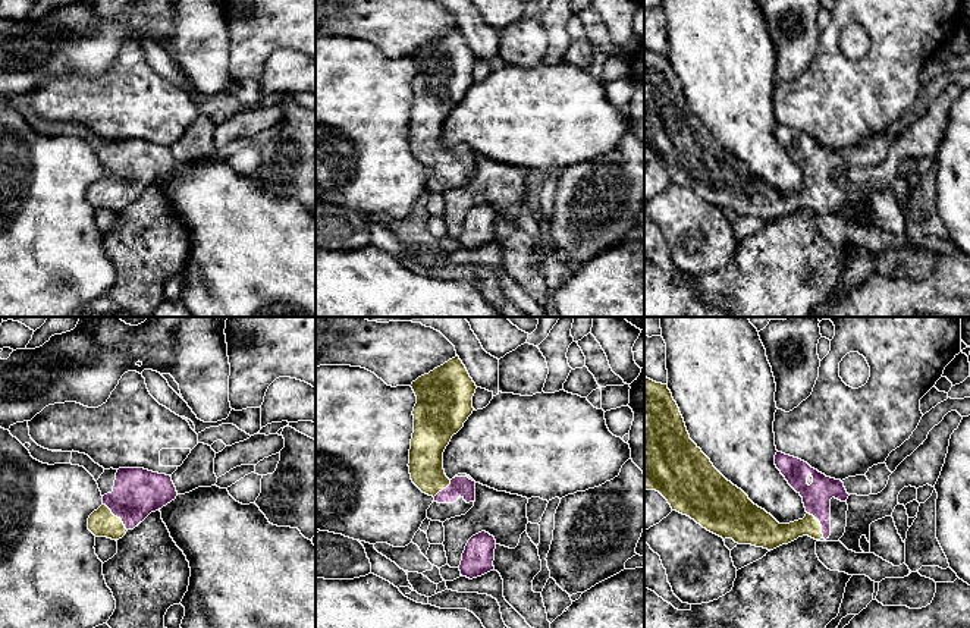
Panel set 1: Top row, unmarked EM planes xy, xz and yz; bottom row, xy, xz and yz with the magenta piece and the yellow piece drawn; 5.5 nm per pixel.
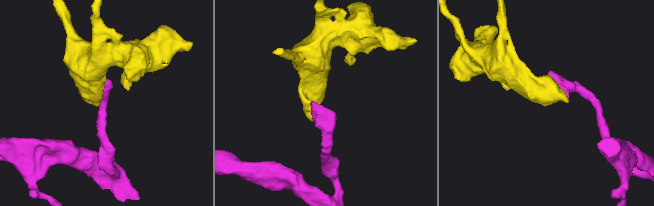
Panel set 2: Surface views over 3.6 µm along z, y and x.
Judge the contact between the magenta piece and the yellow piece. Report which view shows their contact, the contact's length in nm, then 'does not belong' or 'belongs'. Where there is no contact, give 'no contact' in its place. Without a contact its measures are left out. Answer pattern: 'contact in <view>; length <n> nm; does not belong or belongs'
contact in xy; length 200 nm; belongs

